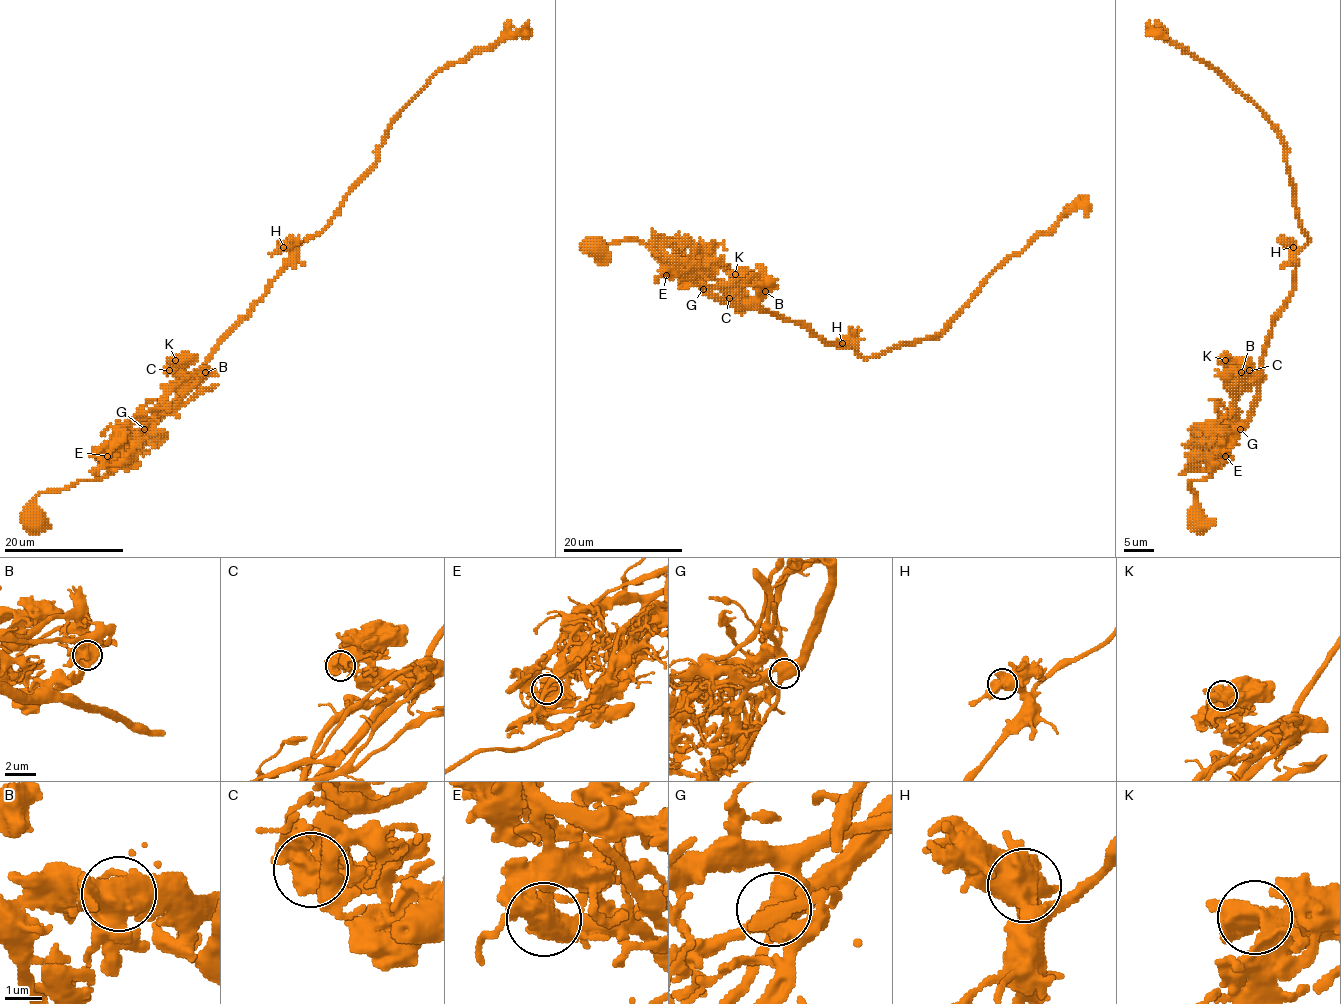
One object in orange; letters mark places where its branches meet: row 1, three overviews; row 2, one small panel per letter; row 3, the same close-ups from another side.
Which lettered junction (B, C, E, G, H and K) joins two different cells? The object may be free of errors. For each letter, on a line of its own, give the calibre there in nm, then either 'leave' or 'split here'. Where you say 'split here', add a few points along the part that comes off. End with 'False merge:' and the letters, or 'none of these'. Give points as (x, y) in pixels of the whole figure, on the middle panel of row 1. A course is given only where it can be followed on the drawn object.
B: 550 nm thick; leave
C: 750 nm thick; leave
E: 700 nm thick; split here; foreign part runs (666, 274), (668, 258), (693, 247), (718, 280), (754, 282), (762, 297), (747, 307), (733, 288), (756, 273)
G: 600 nm thick; leave
H: 750 nm thick; leave
K: 650 nm thick; leave
False merge: E

